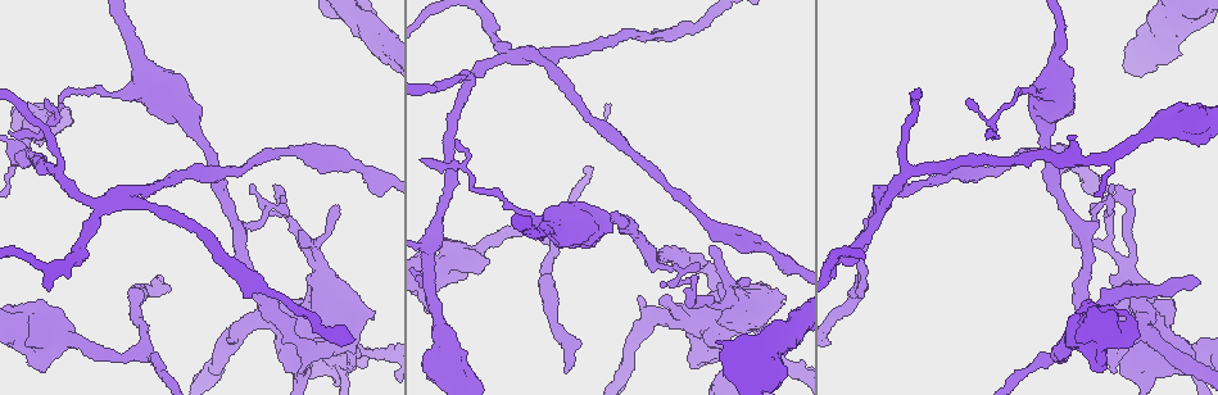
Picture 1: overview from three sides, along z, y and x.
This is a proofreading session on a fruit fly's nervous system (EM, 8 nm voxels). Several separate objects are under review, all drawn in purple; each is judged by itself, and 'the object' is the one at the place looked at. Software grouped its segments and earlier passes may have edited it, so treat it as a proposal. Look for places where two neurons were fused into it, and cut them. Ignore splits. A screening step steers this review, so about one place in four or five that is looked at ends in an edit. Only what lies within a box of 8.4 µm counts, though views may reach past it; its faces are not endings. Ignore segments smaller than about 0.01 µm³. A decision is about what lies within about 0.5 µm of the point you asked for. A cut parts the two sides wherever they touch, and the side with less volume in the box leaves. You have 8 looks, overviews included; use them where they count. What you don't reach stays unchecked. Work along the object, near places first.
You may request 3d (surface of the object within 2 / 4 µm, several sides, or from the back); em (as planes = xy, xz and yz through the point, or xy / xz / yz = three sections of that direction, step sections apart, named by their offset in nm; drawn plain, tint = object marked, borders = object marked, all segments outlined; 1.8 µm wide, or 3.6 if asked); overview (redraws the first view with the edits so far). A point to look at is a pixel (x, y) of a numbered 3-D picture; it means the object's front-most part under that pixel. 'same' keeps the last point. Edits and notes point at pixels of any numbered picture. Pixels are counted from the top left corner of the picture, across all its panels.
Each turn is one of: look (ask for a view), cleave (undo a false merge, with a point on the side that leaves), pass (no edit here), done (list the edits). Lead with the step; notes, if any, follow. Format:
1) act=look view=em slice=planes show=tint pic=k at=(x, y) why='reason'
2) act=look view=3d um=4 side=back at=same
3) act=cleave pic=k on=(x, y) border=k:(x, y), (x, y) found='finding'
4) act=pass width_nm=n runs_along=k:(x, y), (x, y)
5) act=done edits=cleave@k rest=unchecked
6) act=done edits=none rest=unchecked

act=look view=em slice=planes show=borders pic=1 at=(1204, 357) why='sharp bend'

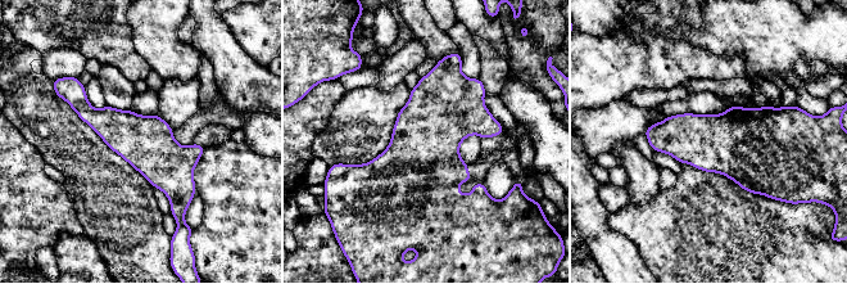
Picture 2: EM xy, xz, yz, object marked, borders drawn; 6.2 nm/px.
act=pass width_nm=340 runs_along=2:(73, 100), (117, 127), (188, 199) found='continuous, no second neuron'

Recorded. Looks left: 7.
act=look view=3d um=2 pic=1 at=(650, 317) why='arms part here'

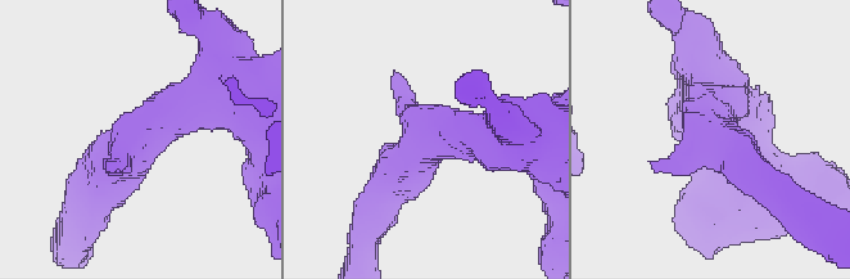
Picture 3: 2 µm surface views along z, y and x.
act=look view=em um=3.6 slice=planes show=plain pic=3 at=(142, 139) why='need the tissue'

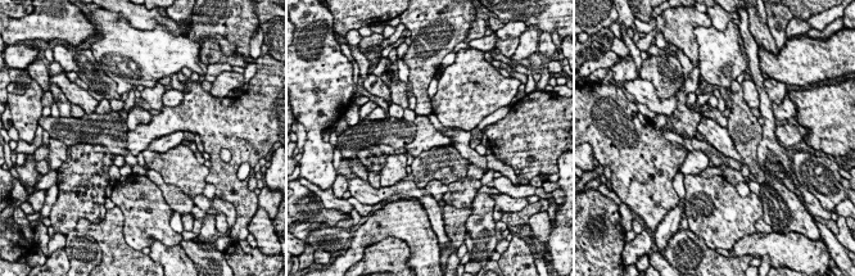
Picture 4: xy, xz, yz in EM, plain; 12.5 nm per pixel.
act=look view=em um=3.6 slice=planes show=tint at=same

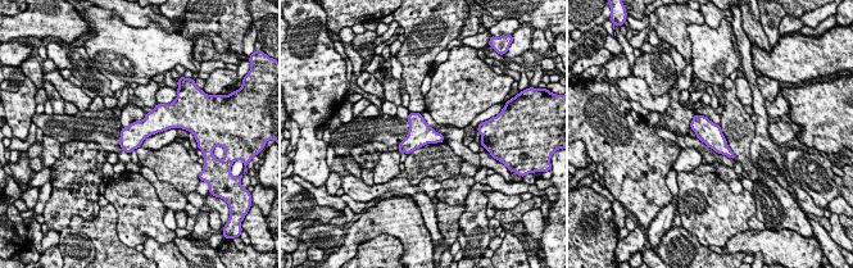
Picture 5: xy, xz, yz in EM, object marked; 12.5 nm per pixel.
act=pass found='continuous, no second neuron'

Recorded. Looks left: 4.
act=look view=em slice=planes show=borders pic=1 at=(524, 52) why='four-way junction'

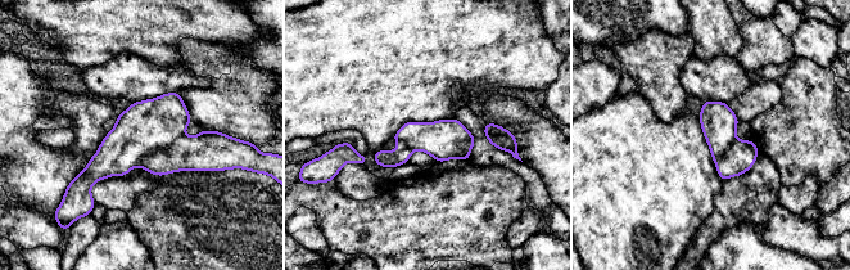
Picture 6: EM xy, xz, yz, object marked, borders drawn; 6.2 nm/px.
act=cleave pic=6 on=(145, 126) width_nm=240 border=6:(184, 133), (147, 153), (135, 166) found='two neurons meet here'

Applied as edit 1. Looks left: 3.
act=done edits=cleave@6 rest=unchecked

